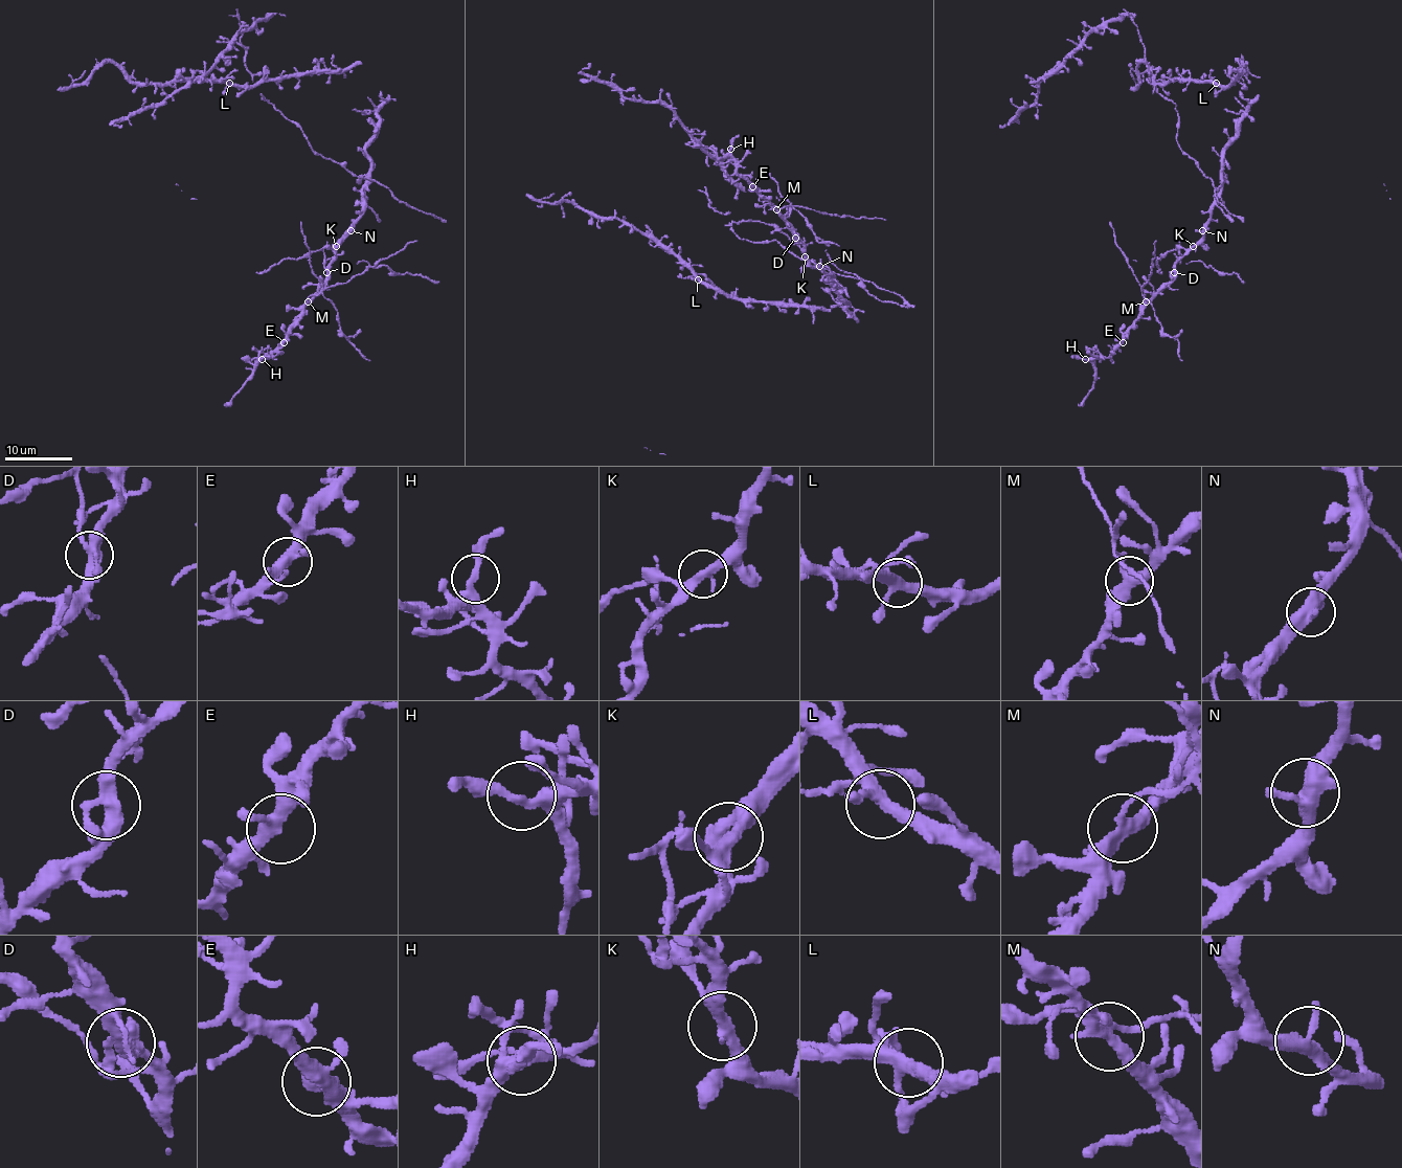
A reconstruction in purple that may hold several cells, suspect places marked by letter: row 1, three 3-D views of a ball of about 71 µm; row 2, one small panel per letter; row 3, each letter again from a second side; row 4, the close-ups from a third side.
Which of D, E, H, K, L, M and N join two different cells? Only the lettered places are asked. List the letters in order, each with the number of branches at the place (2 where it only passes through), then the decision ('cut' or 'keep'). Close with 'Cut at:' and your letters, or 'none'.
D: 3 branches meet; cut
E: 3 branches meet; keep
H: 4 branches meet; keep
K: 2 branches meet; keep
L: 4 branches meet; keep
M: 4 branches meet; cut
N: 3 branches meet; keep
Cut at: D, M

